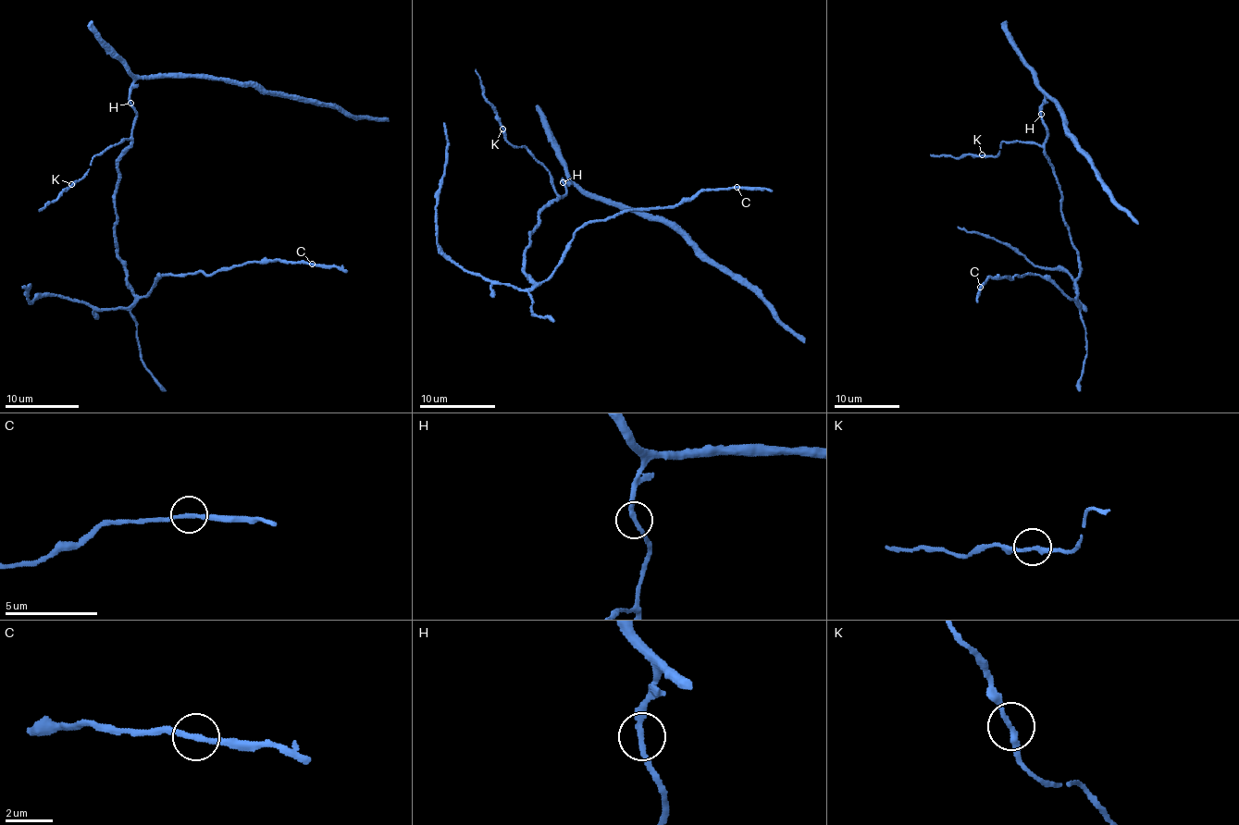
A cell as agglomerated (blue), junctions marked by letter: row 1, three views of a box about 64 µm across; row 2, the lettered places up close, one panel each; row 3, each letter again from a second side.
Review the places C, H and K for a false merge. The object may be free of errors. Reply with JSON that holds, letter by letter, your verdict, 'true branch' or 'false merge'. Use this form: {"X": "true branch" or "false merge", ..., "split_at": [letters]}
{"C": "true branch", "H": "true branch", "K": "true branch", "split_at": []}

